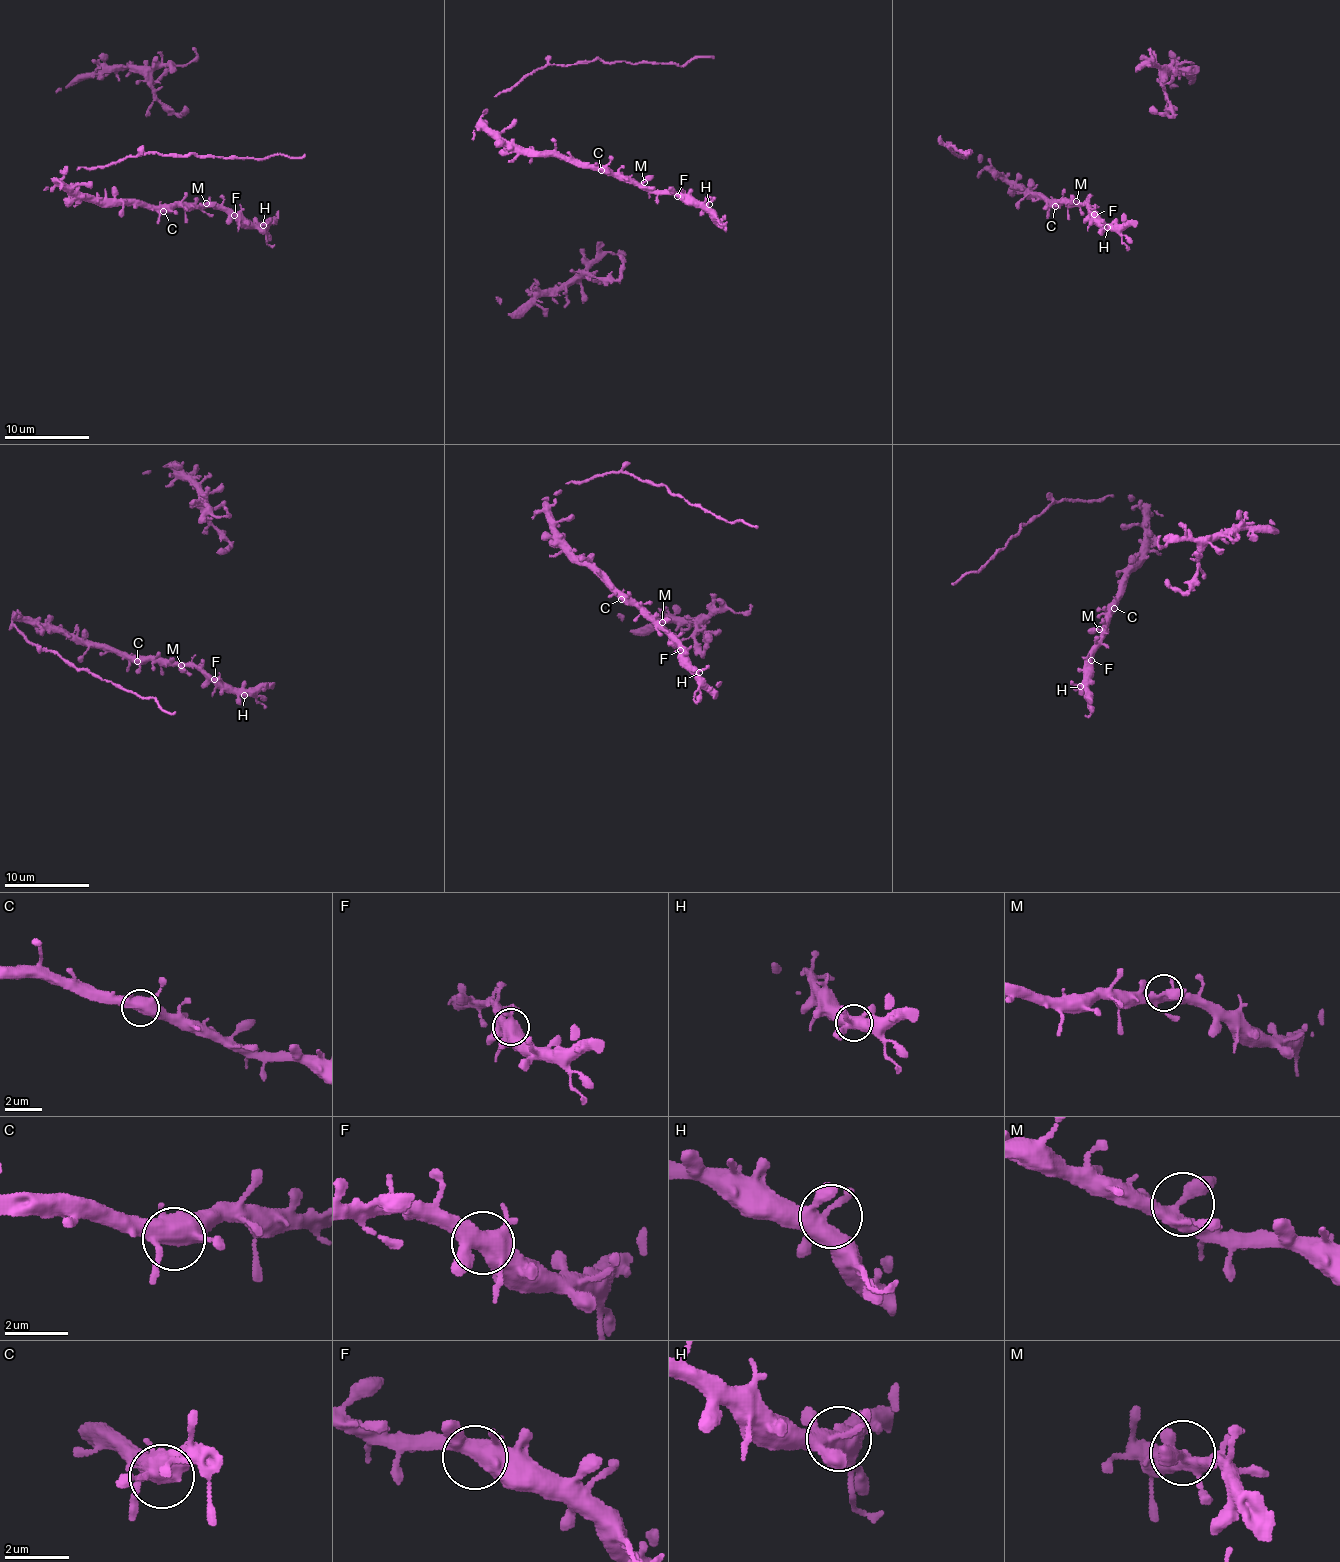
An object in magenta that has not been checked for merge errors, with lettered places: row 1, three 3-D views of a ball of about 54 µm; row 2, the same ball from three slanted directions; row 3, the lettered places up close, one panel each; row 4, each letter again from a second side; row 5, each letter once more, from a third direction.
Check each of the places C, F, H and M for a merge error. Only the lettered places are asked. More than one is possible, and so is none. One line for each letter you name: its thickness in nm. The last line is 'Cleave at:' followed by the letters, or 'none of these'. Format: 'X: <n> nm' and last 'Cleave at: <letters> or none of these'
Cleave at: none of these

